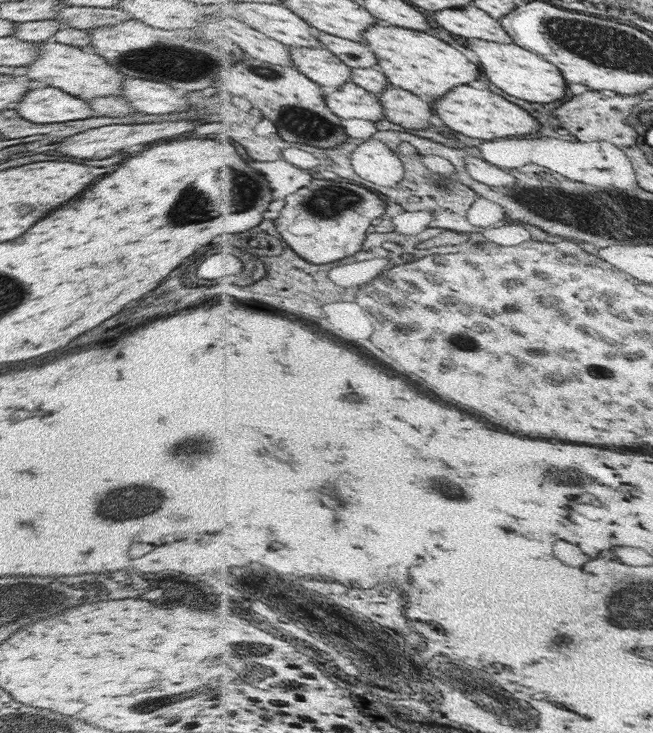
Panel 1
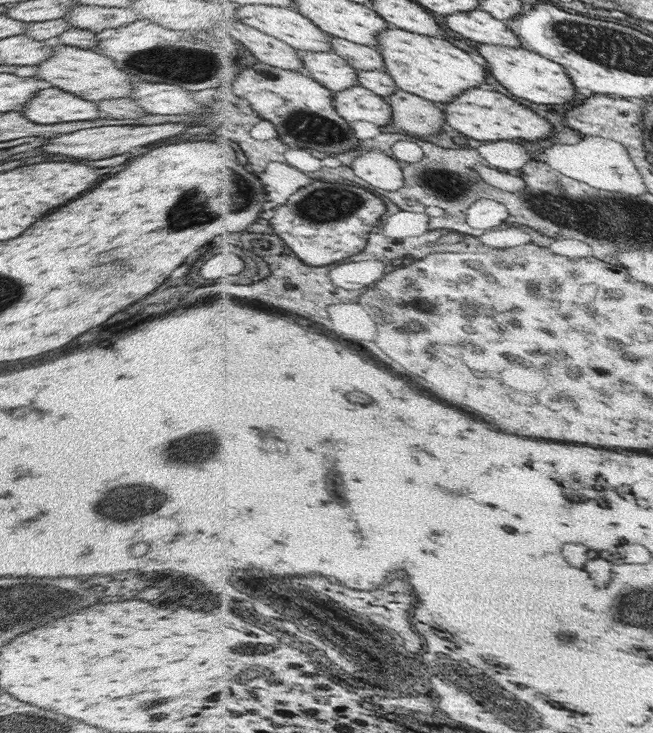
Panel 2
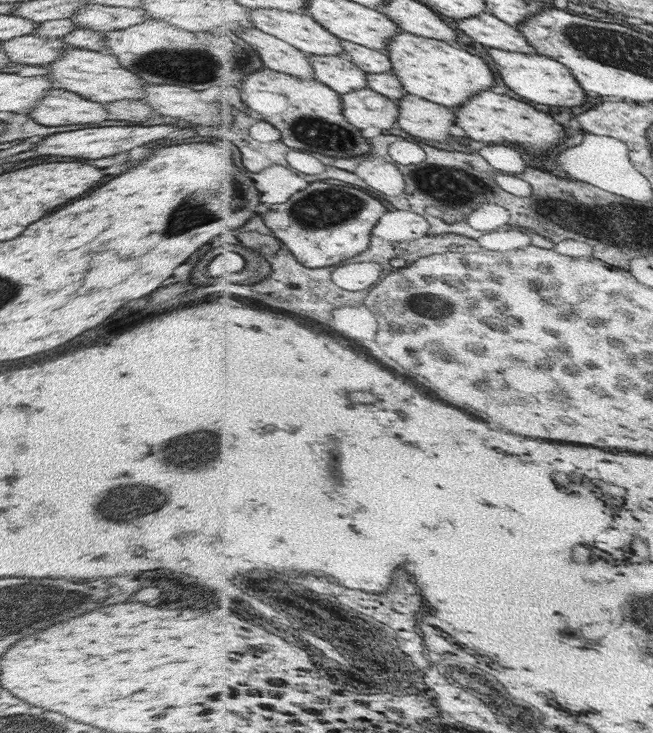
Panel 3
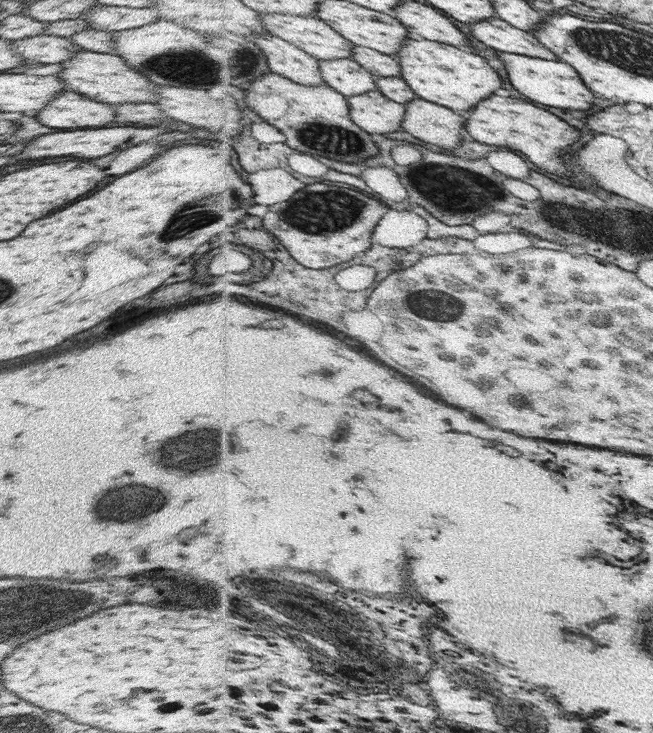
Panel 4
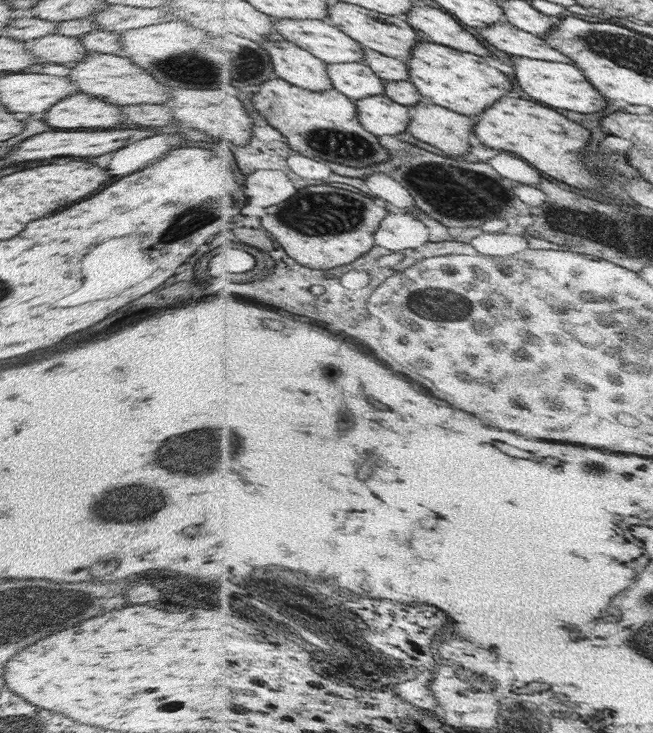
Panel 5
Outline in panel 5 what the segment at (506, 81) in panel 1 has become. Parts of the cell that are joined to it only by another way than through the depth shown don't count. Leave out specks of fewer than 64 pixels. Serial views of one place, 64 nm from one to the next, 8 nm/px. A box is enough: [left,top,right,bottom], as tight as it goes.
[510,55,608,114]

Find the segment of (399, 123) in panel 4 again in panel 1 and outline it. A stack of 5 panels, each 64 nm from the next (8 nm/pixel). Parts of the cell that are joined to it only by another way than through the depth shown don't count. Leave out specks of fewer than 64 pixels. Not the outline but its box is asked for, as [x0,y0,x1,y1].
[328,81,387,122]

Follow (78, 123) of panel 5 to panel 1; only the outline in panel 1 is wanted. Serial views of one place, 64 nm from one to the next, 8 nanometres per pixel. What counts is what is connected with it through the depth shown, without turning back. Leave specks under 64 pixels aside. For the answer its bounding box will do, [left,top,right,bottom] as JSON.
[18,86,92,124]

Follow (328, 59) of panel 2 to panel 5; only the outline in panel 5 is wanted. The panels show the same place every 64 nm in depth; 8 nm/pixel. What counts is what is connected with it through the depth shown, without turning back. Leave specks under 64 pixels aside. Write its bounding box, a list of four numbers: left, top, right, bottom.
[329,62,387,100]

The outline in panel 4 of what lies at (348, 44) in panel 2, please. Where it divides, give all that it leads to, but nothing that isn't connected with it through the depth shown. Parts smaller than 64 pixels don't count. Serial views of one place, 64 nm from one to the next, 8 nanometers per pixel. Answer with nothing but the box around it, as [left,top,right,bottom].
[354,45,403,77]

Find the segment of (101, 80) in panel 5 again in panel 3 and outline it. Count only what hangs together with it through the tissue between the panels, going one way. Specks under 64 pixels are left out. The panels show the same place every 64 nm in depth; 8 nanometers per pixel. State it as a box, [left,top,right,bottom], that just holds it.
[47,47,146,104]

